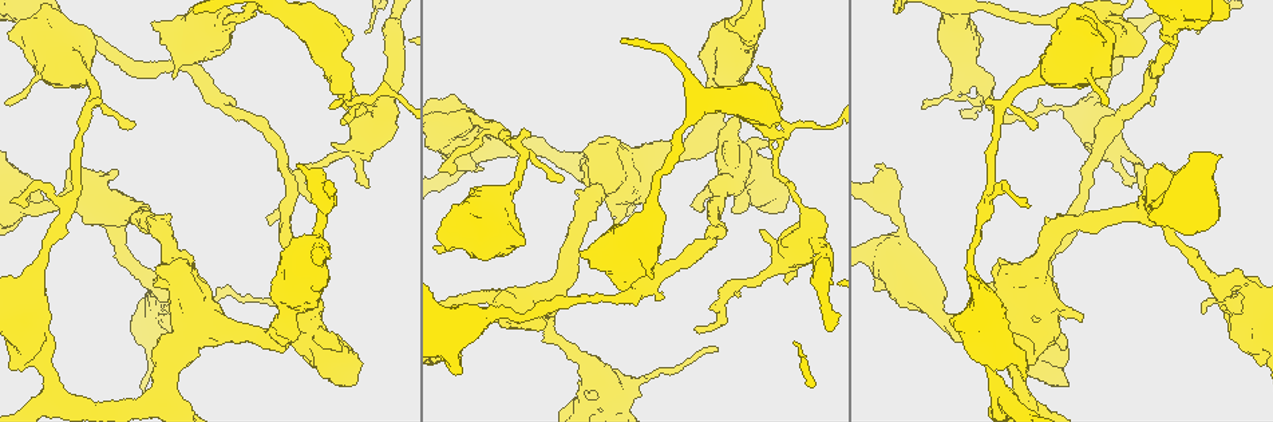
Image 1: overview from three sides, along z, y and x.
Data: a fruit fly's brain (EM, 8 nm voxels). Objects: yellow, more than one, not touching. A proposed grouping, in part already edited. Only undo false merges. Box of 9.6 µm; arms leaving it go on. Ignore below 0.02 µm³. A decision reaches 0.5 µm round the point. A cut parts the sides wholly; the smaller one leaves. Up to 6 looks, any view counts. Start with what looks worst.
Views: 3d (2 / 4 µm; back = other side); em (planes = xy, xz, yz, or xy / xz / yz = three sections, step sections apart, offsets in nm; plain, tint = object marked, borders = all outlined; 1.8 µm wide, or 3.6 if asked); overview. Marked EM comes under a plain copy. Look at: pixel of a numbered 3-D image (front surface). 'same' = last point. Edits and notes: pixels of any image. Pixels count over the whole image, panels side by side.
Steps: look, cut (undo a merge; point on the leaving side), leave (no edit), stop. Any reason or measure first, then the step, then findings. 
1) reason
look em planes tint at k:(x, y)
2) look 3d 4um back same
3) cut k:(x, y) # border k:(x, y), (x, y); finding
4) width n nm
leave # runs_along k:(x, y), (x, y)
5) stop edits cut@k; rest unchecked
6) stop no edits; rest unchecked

three arms meet
look em yz step 4 tint at 1:(585, 364)

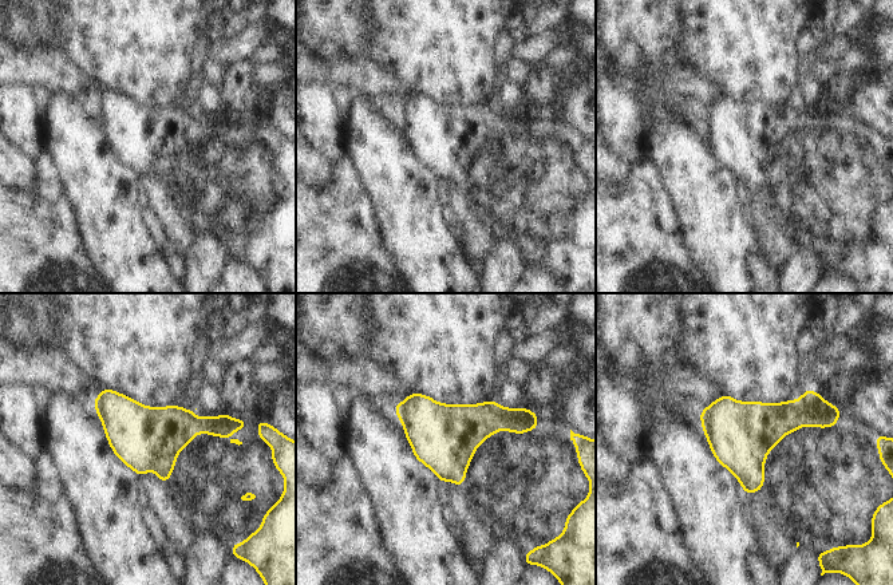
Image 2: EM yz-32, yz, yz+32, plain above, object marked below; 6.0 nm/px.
look em xy step 16 tint same

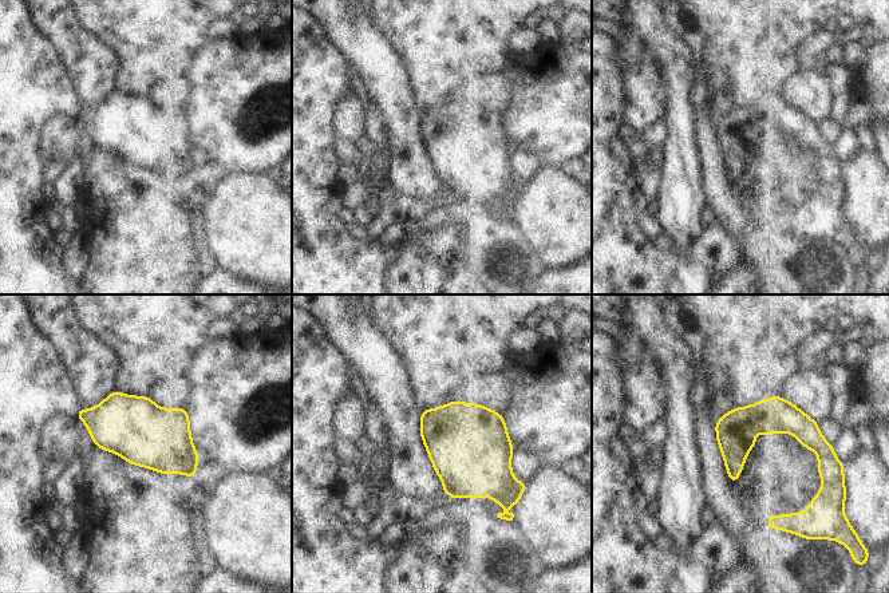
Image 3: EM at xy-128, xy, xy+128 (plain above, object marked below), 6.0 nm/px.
leave # runs_along 3:(719, 425), (793, 422), (820, 451); continuous, no second cell

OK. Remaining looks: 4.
calibre changes
look em 3.6um planes tint at 1:(29, 340)

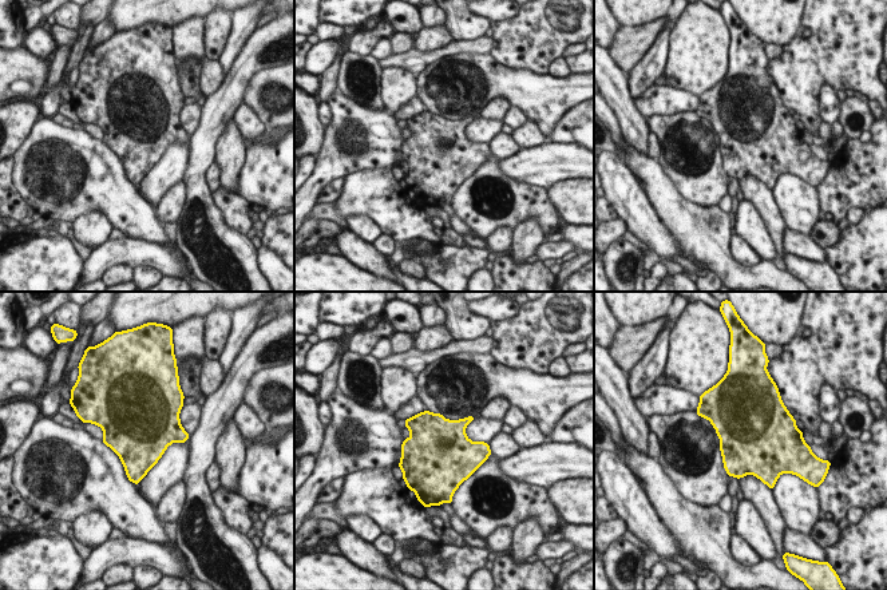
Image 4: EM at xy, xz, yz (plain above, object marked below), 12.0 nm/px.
width 800 nm
leave # one cell here

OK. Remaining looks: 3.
sudden change in width
look 3d 4um at 1:(1169, 207)

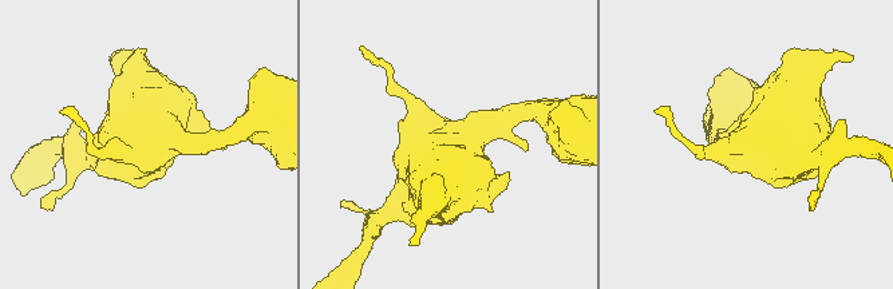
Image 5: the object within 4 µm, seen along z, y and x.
look em planes tint at 5:(159, 136)

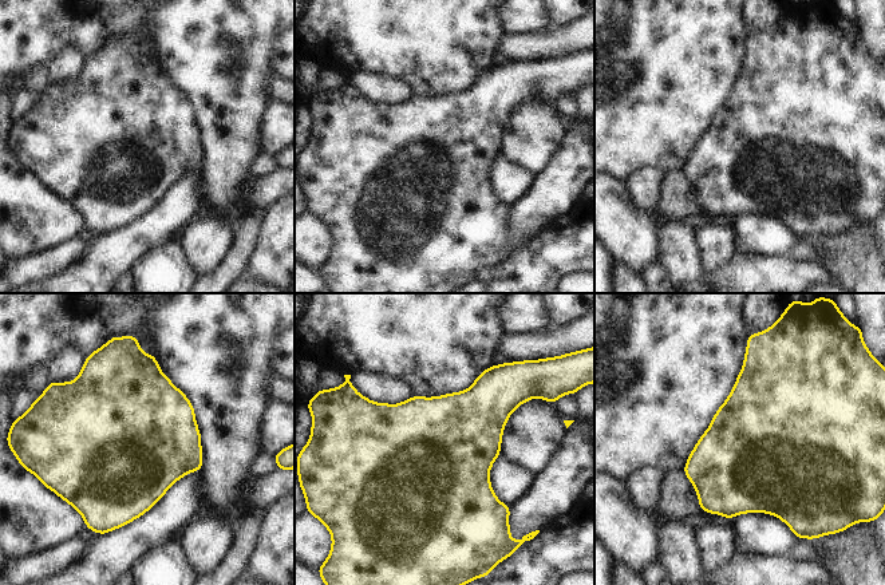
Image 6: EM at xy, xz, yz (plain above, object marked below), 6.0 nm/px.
width 750 nm
leave # continuous, no second cell

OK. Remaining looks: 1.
stop no edits; rest unchecked

